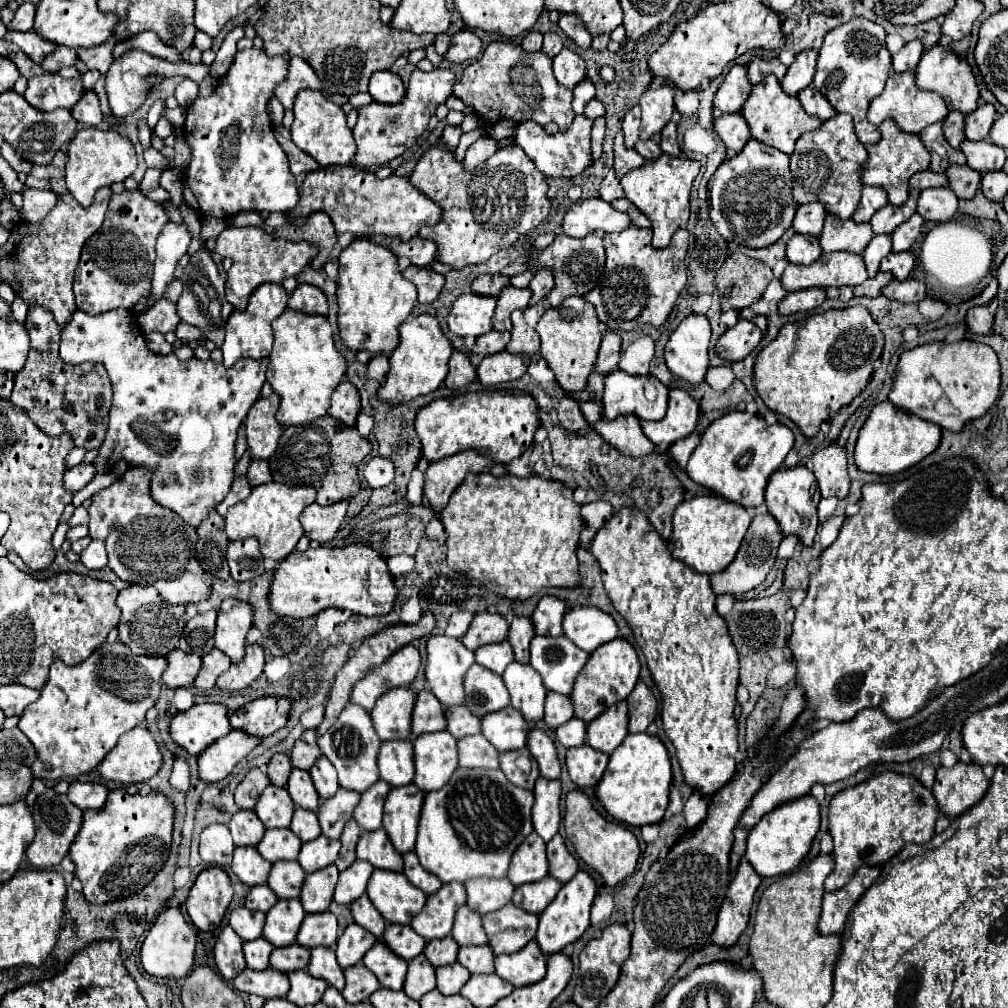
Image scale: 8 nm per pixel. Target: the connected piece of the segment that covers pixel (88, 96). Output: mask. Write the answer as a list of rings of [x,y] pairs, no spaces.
[[[85,91],[83,97],[77,101],[77,105],[71,109],[71,115],[77,123],[97,127],[101,123],[101,109],[95,91]]]

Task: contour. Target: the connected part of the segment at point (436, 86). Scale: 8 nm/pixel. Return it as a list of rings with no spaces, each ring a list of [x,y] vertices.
[[[415,69],[409,79],[409,87],[401,103],[387,105],[387,103],[369,103],[359,111],[357,125],[353,127],[353,137],[357,141],[357,155],[355,165],[361,169],[375,169],[377,165],[385,165],[395,157],[401,157],[407,149],[415,145],[415,141],[427,129],[429,119],[435,115],[437,107],[445,103],[451,95],[455,85],[455,75],[451,69],[433,69],[429,73]]]

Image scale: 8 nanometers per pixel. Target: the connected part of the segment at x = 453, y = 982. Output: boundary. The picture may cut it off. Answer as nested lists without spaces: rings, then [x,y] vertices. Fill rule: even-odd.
[[[459,963],[449,965],[449,967],[439,967],[437,969],[437,989],[443,995],[457,995],[469,977],[471,973]]]

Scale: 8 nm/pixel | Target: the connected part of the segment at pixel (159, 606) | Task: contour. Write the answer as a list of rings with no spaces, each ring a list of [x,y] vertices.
[[[131,585],[123,589],[117,597],[117,607],[121,609],[121,623],[119,623],[119,641],[125,643],[135,655],[145,657],[165,657],[169,651],[177,647],[177,641],[183,633],[183,605],[165,605],[161,597],[157,597],[155,589]]]

